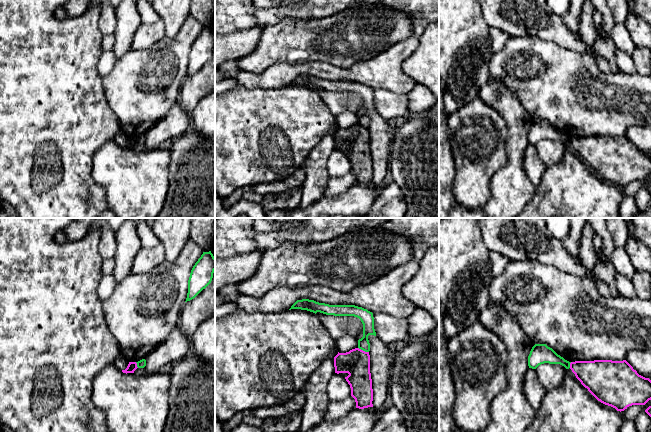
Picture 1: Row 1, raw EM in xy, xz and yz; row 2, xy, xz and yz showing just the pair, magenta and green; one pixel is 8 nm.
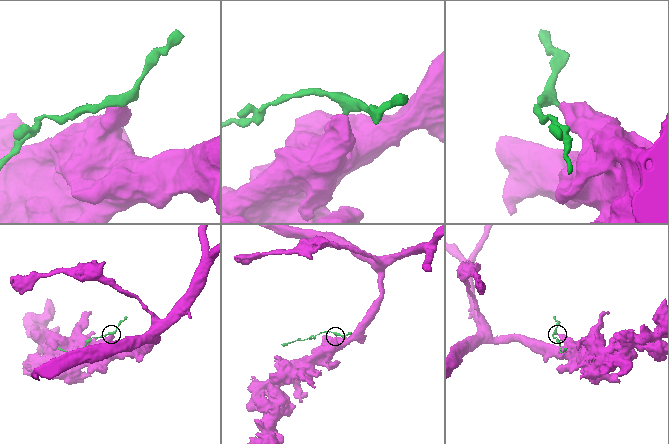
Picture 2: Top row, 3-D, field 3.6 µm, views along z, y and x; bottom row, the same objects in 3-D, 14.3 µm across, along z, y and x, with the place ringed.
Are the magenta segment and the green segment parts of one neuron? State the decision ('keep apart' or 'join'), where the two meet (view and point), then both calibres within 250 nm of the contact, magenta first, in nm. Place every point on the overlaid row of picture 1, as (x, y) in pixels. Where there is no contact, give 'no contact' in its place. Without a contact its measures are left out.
keep apart; contact xz (362, 350); calibres 220 and 100 nm

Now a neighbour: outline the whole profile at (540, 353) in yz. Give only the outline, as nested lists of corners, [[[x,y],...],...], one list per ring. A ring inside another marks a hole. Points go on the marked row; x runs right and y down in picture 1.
[[[535,344],[528,356],[528,366],[529,368],[536,369],[539,365],[544,363],[560,364],[566,369],[569,369],[571,362],[558,355],[546,344]]]

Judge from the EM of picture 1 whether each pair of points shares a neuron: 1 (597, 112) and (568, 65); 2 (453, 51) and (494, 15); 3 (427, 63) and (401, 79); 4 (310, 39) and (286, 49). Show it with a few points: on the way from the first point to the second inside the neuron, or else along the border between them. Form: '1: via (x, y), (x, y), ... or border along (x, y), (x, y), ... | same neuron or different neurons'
1: via (585, 100), (568, 83), (568, 77) | same neuron
2: border along (480, 10), (484, 21), (489, 26) | different neurons
3: border along (412, 52), (402, 64), (402, 70), (417, 83) | different neurons
4: via (304, 41), (294, 41), (292, 43) | same neuron

